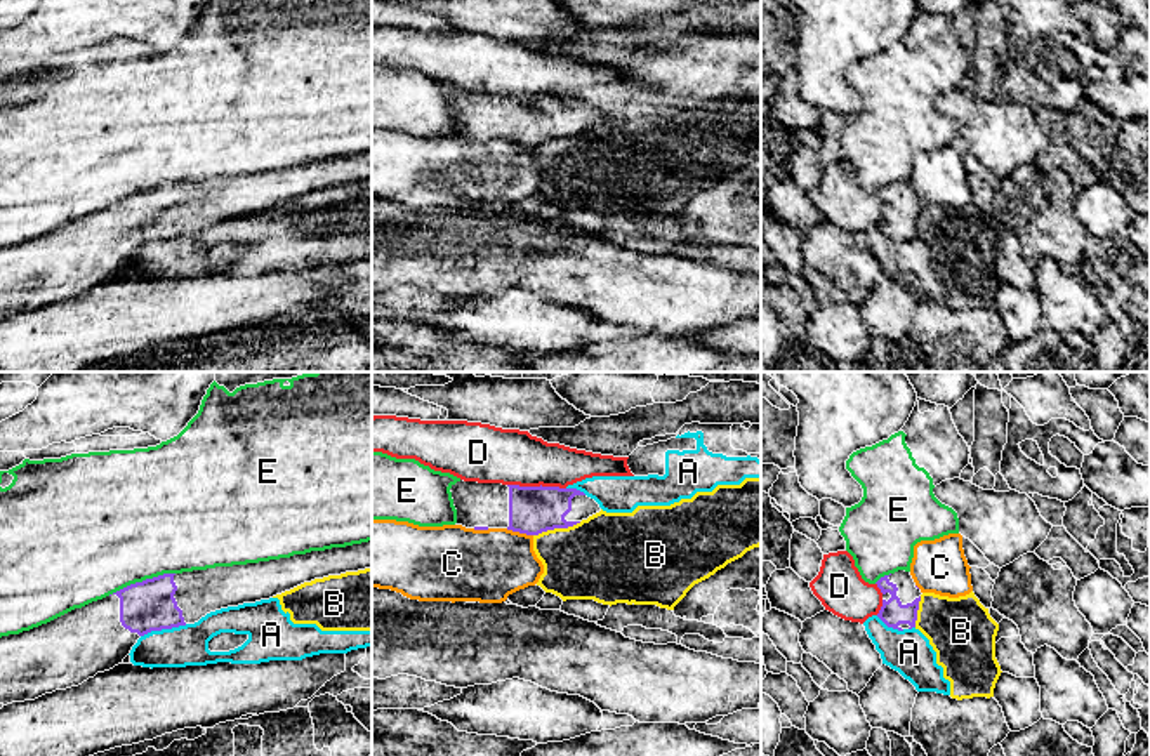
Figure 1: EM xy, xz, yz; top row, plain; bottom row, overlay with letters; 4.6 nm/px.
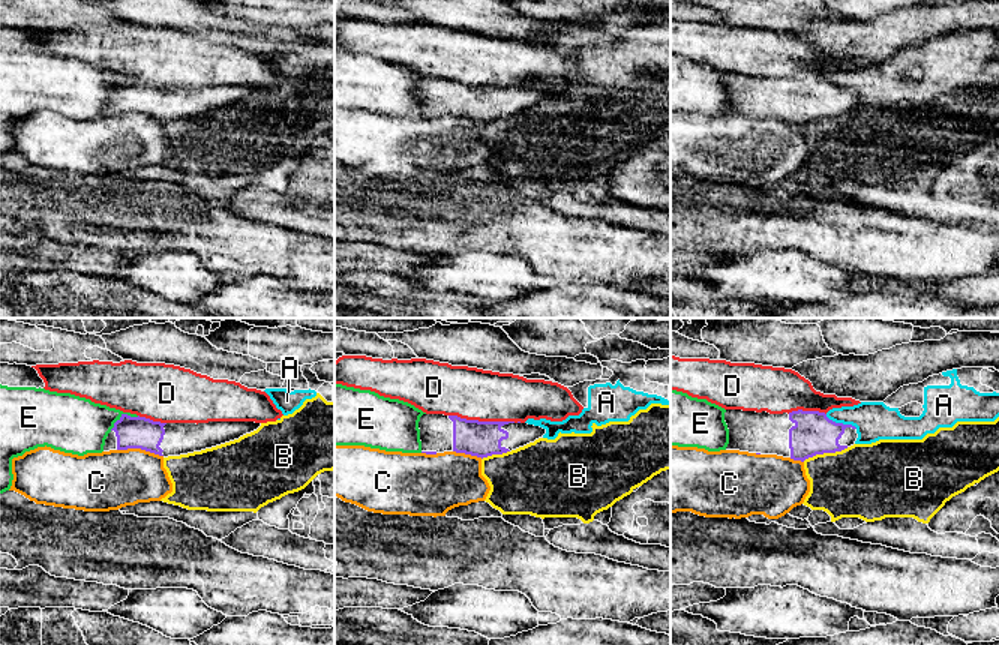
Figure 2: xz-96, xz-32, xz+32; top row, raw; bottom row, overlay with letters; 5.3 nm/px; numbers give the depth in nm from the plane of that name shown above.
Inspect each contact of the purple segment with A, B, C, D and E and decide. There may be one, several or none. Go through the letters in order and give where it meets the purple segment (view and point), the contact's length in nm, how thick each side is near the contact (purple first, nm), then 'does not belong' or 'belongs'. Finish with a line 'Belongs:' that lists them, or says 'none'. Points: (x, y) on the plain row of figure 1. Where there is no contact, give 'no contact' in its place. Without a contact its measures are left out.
A: xy (164, 238) | 220 nm | 240/190 nm | does not belong
B: xz (556, 138) | 240 nm | 220/380 nm | does not belong
C: xz (520, 143) | 130 nm | 220/340 nm | does not belong
D: xz (537, 98) | 280 nm | 220/260 nm | does not belong
E: xy (143, 192) | 320 nm | 240/500 nm | does not belong
Belongs: none

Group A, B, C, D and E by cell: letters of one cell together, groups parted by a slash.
A B / C / D / E

